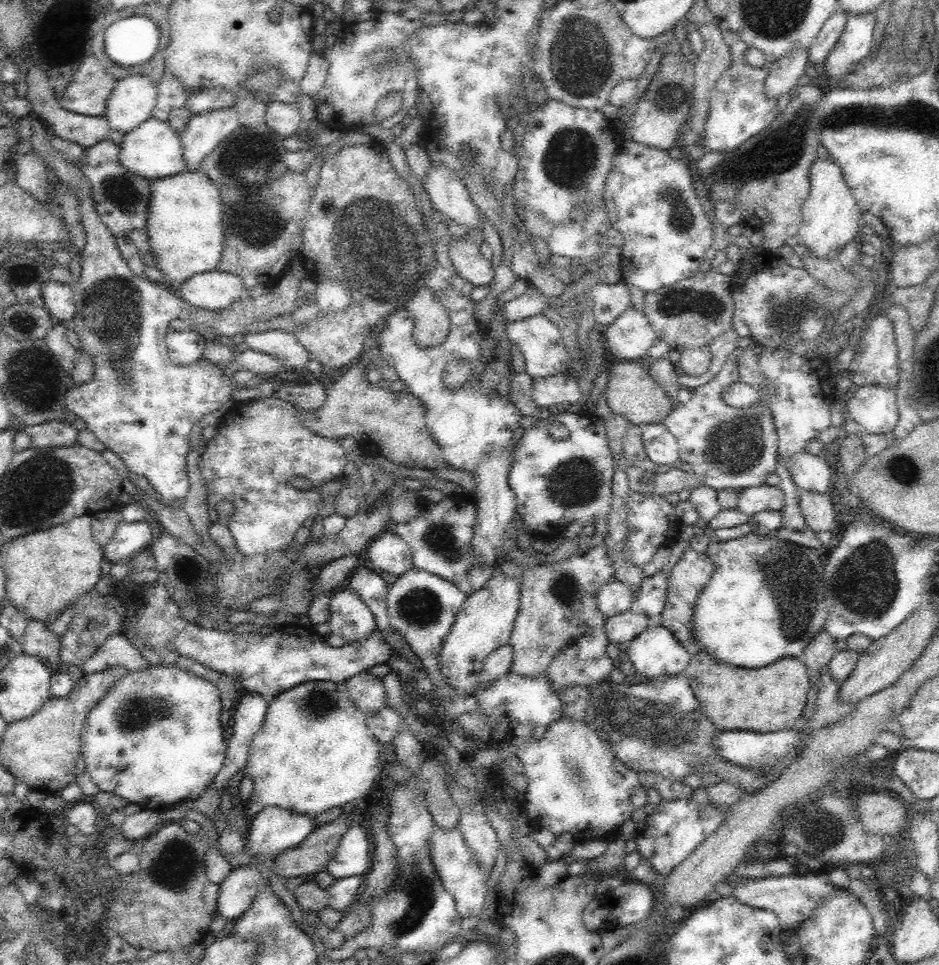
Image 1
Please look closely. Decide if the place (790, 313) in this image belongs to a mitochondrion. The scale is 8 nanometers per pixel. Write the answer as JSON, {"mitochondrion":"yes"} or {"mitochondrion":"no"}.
{"mitochondrion":"yes"}

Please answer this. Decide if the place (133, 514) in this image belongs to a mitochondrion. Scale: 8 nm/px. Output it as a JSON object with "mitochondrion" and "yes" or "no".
{"mitochondrion":"no"}

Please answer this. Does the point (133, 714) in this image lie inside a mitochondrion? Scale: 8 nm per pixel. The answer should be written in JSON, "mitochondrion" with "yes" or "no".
{"mitochondrion":"yes"}

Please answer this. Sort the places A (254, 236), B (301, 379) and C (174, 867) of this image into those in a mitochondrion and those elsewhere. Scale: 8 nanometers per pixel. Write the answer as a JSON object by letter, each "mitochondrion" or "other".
{"A":"mitochondrion","B":"other","C":"mitochondrion"}

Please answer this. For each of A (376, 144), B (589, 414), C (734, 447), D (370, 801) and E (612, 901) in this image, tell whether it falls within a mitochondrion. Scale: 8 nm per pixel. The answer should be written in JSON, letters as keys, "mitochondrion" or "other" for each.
{"A":"other","B":"other","C":"mitochondrion","D":"other","E":"other"}

